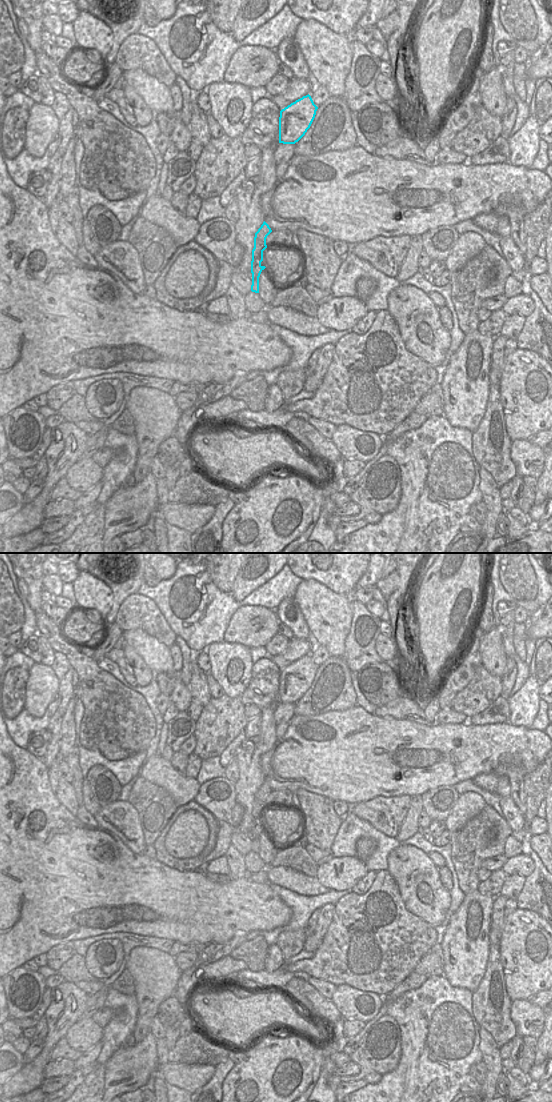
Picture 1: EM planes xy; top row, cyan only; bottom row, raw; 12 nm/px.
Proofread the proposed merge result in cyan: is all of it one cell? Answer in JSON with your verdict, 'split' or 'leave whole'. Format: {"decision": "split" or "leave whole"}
{"decision": "split"}

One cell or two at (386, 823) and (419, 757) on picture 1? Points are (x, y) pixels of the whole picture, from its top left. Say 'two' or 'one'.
two

